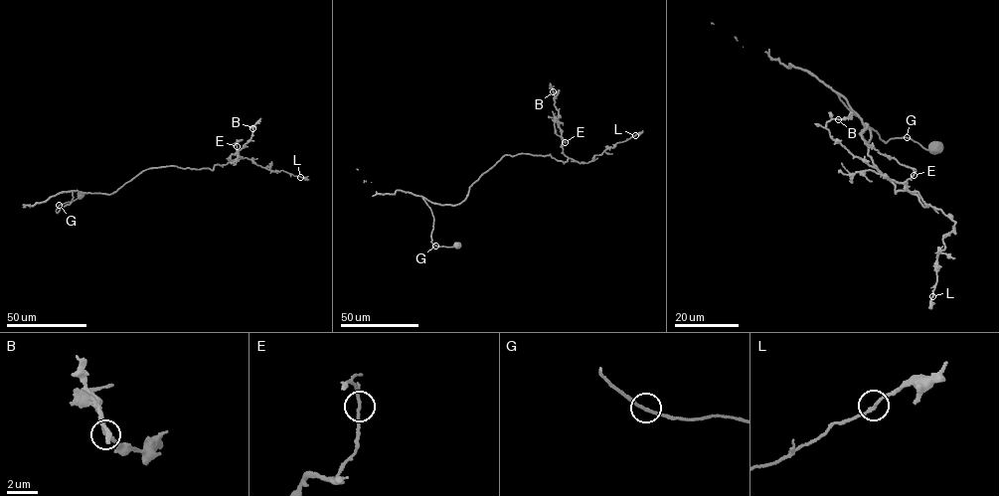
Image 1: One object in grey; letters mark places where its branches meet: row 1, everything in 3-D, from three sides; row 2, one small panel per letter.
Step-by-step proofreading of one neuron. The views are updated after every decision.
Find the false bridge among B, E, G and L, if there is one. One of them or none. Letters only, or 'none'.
none

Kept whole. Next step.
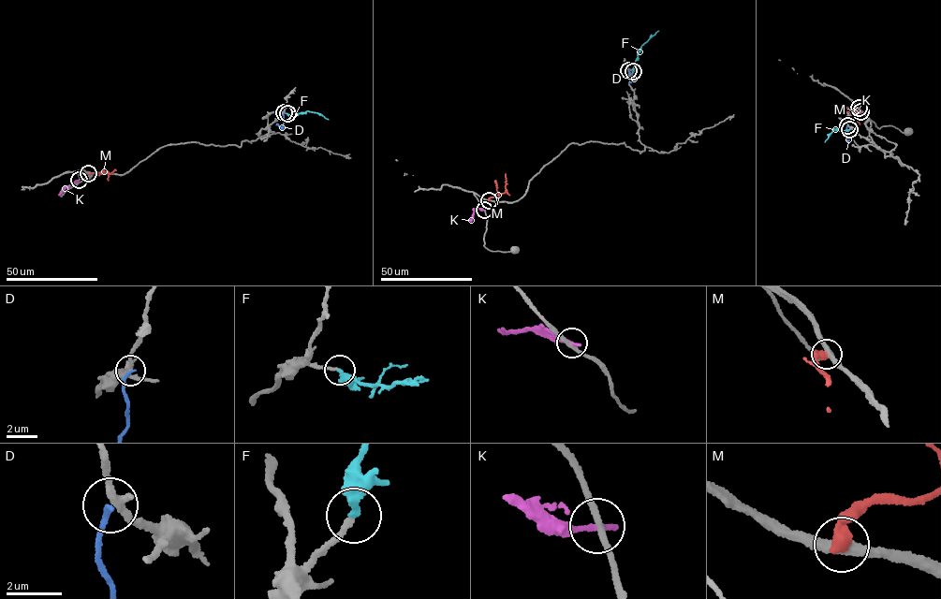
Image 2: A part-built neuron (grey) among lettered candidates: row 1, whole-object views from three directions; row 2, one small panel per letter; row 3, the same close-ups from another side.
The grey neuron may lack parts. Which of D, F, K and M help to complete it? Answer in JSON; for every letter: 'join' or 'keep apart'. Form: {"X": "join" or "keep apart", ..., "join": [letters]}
{"D": "keep apart", "F": "join", "K": "keep apart", "M": "keep apart", "join": ["F"]}

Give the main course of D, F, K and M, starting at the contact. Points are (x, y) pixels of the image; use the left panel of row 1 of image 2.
D: (284, 112), (283, 126), (276, 124)
F: (287, 113), (293, 116), (307, 110), (328, 119)
K: (79, 180), (58, 195)
M: (88, 173), (110, 174), (116, 170)

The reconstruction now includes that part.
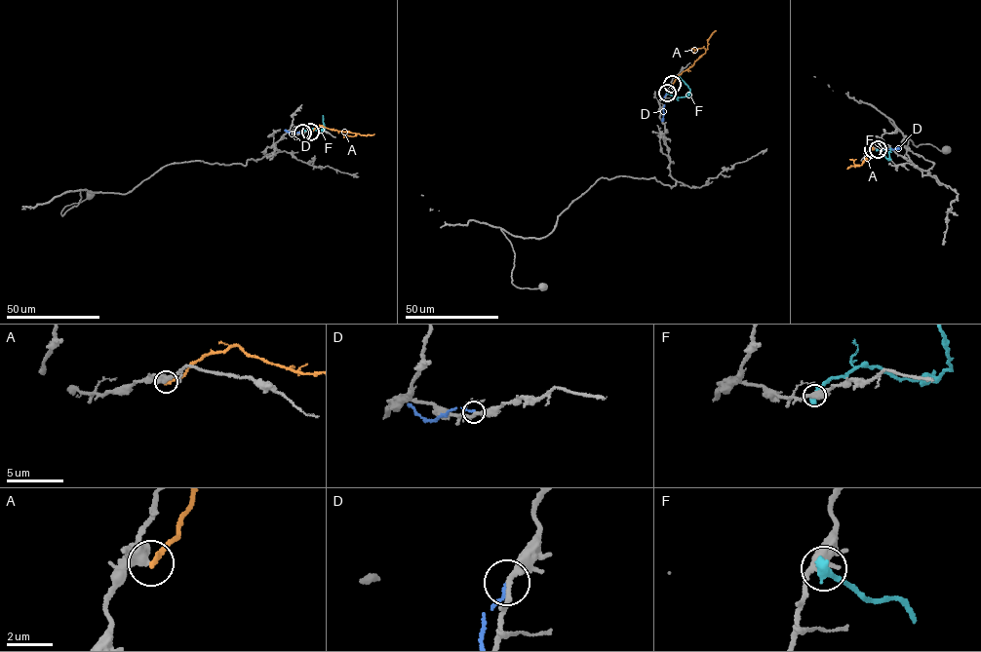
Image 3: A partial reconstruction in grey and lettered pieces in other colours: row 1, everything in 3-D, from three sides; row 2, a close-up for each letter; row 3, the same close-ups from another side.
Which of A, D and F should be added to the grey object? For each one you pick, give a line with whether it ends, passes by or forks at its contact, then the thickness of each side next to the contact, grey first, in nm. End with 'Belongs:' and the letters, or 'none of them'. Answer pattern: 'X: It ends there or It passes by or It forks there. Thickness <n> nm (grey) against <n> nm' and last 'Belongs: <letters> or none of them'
Belongs: none of them

